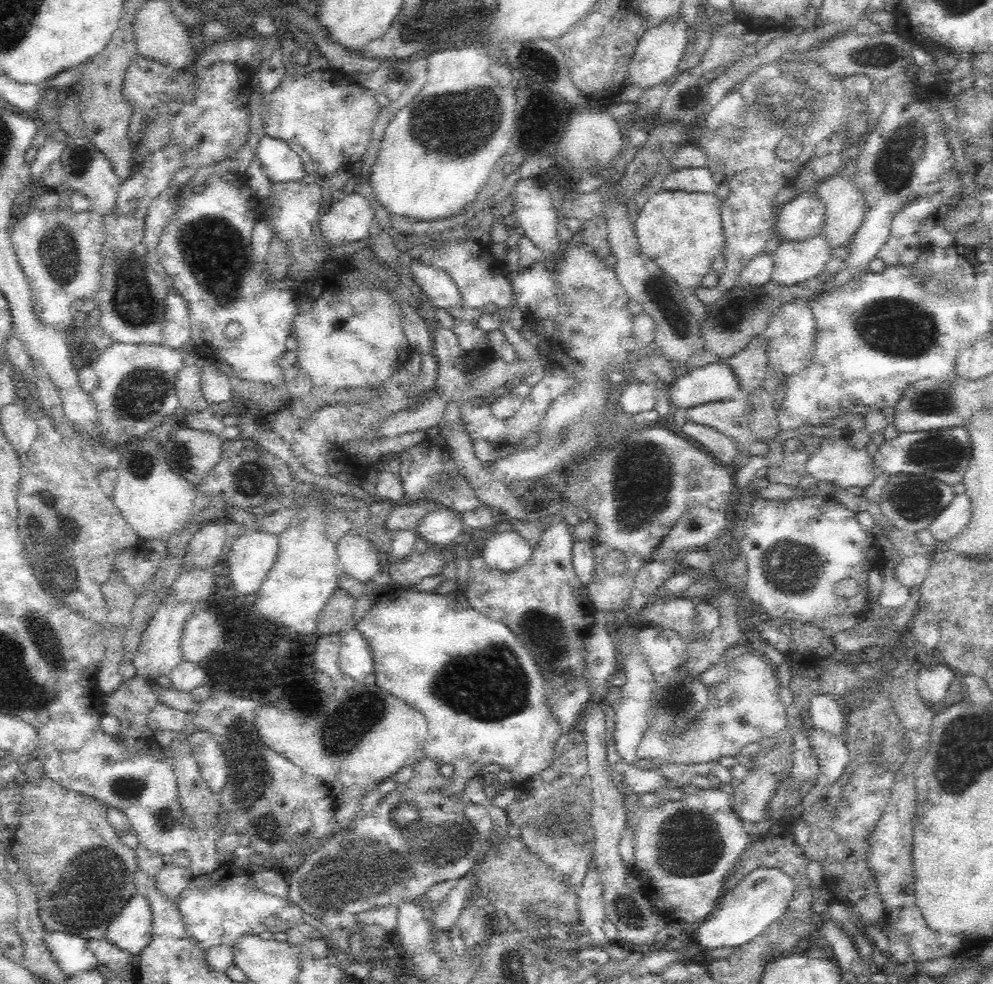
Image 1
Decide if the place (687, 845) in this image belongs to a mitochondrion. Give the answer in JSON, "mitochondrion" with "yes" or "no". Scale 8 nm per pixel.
{"mitochondrion":"yes"}

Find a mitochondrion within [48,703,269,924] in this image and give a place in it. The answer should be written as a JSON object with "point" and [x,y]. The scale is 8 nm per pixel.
{"point":[125,788]}

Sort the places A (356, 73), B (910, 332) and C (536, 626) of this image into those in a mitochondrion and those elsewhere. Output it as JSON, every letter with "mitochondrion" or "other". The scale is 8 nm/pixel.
{"A":"other","B":"mitochondrion","C":"mitochondrion"}

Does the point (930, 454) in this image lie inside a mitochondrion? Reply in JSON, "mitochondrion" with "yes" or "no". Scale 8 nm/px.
{"mitochondrion":"yes"}

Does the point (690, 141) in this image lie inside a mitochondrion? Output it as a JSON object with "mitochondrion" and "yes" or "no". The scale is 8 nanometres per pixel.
{"mitochondrion":"no"}

